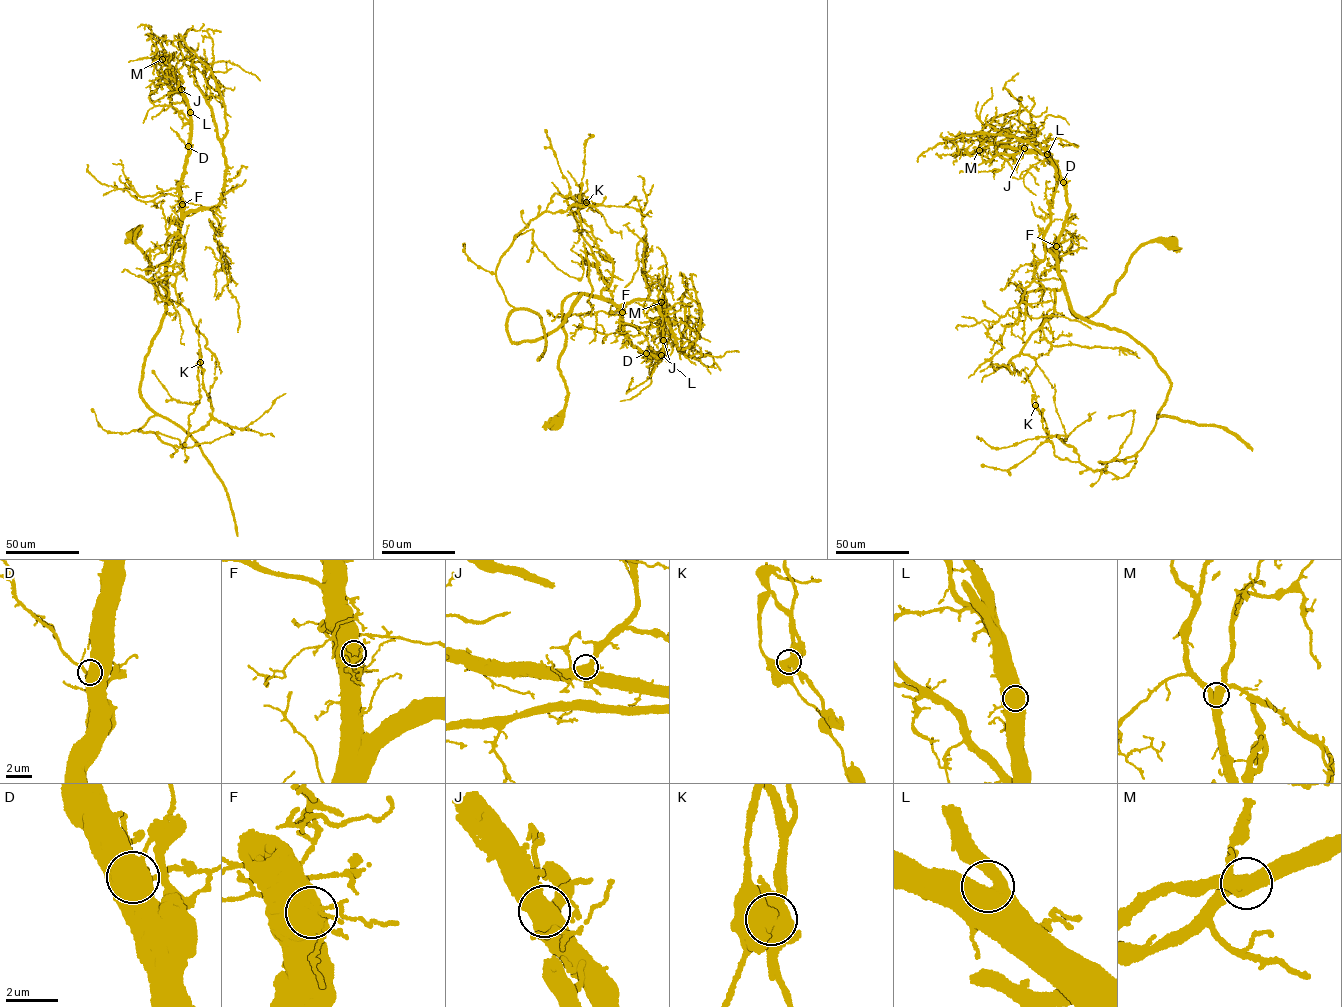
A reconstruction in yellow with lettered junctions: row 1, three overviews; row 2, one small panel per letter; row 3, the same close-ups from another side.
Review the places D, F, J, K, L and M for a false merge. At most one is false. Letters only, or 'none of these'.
K

